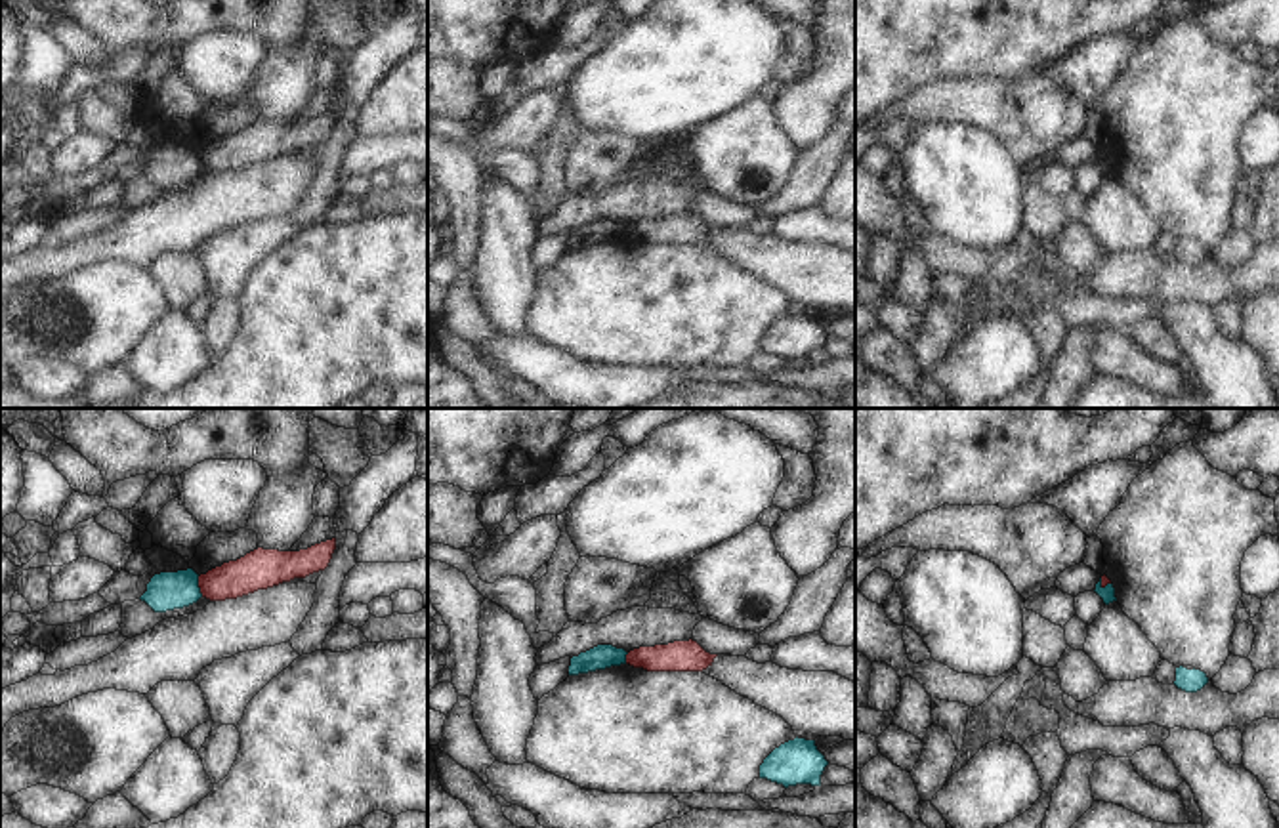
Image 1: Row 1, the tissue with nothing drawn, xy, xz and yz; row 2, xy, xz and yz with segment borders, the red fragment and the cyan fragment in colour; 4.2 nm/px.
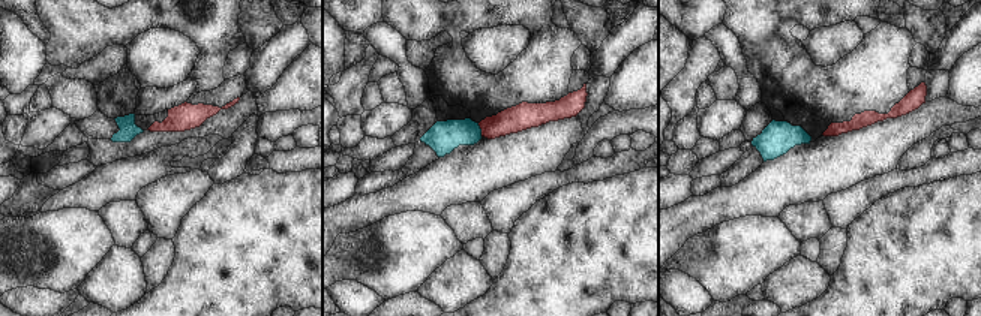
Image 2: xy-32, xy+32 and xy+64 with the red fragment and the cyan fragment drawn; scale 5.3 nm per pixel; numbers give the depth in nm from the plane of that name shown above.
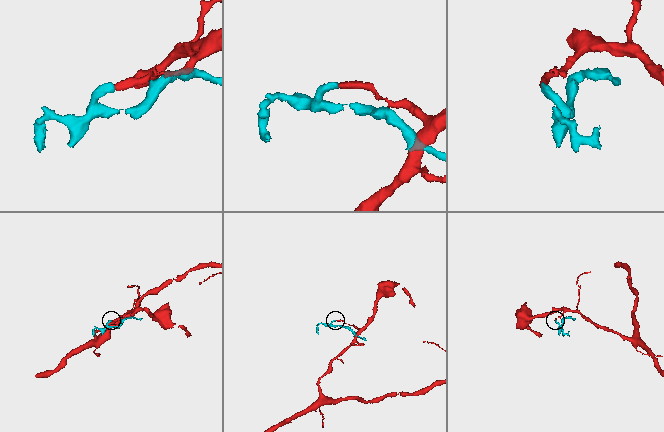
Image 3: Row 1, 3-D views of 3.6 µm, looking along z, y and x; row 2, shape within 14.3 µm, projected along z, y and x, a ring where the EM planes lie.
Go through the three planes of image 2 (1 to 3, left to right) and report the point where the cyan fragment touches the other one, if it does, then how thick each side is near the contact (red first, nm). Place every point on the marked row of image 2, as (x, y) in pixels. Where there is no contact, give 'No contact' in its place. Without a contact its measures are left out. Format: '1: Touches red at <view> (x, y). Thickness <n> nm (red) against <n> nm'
1: No contact
2: Touches red at xy+32 (480, 128). Thickness 140 nm (red) against 170 nm
3: No contact

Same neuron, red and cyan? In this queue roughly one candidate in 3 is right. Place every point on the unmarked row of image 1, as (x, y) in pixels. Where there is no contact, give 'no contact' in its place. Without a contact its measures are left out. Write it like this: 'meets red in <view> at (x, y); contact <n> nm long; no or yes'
meets red in xy at (199, 159); contact 90 nm long; no

